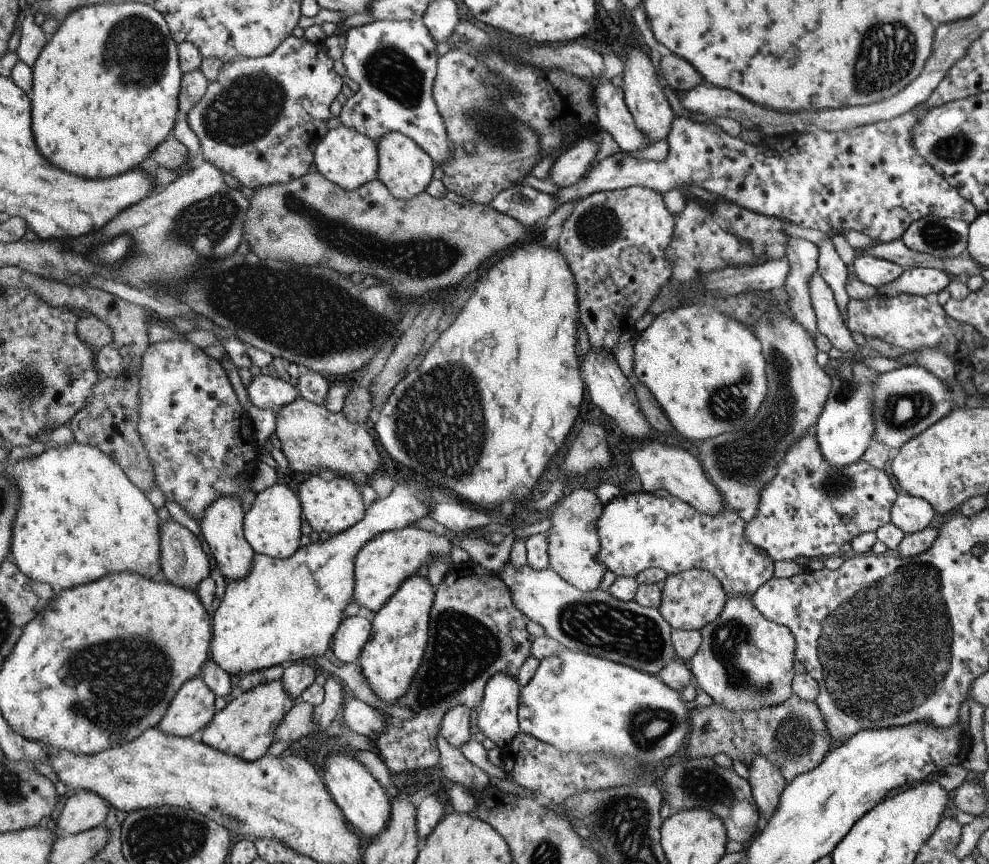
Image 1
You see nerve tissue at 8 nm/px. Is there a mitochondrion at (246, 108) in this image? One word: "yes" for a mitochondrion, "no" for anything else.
yes

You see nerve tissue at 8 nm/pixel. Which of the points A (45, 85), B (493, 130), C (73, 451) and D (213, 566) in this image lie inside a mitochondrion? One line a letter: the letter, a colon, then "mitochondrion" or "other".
A: other
B: mitochondrion
C: other
D: other

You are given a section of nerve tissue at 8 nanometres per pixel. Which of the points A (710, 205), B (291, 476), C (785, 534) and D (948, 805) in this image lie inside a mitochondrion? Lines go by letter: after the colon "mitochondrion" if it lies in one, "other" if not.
A: other
B: other
C: other
D: other

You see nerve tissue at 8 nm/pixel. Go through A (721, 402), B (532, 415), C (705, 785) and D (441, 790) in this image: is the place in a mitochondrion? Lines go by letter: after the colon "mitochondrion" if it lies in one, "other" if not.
A: mitochondrion
B: other
C: mitochondrion
D: other

